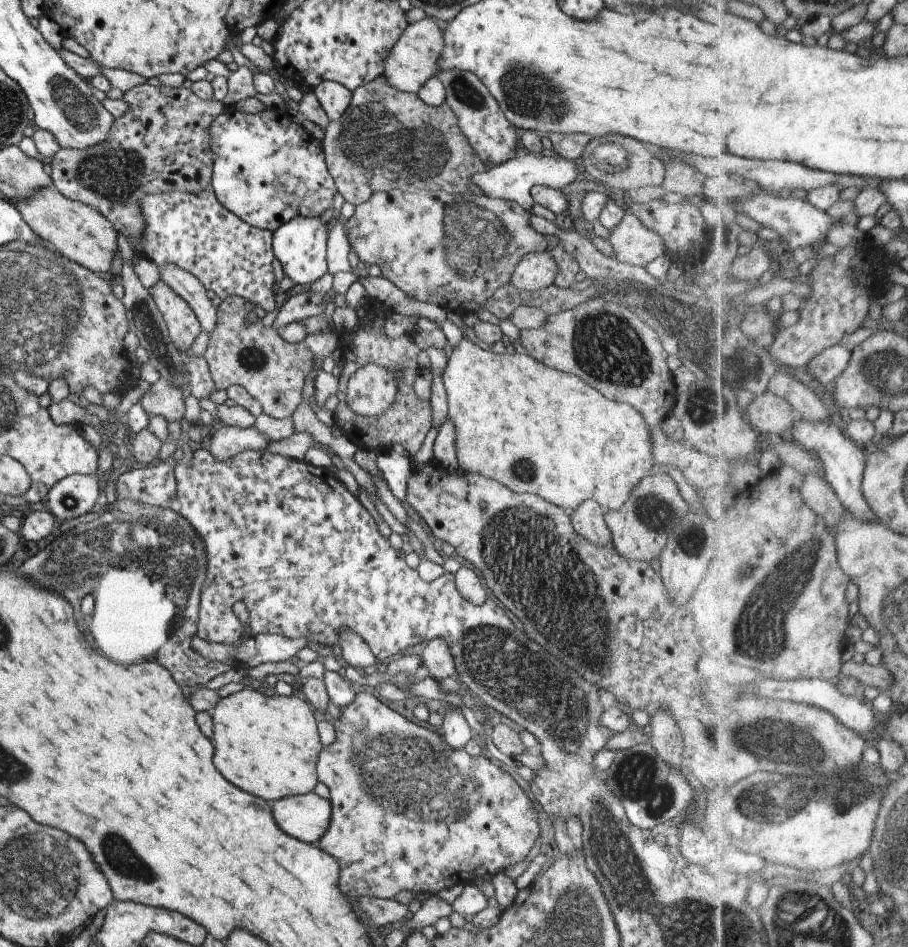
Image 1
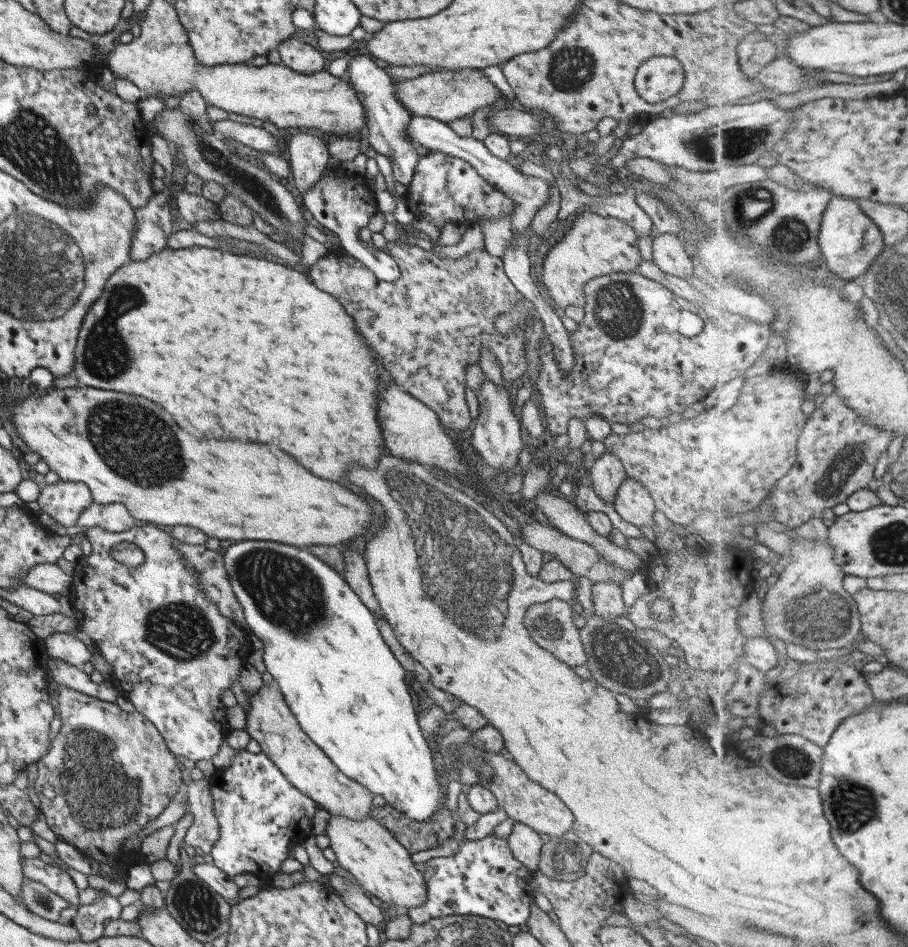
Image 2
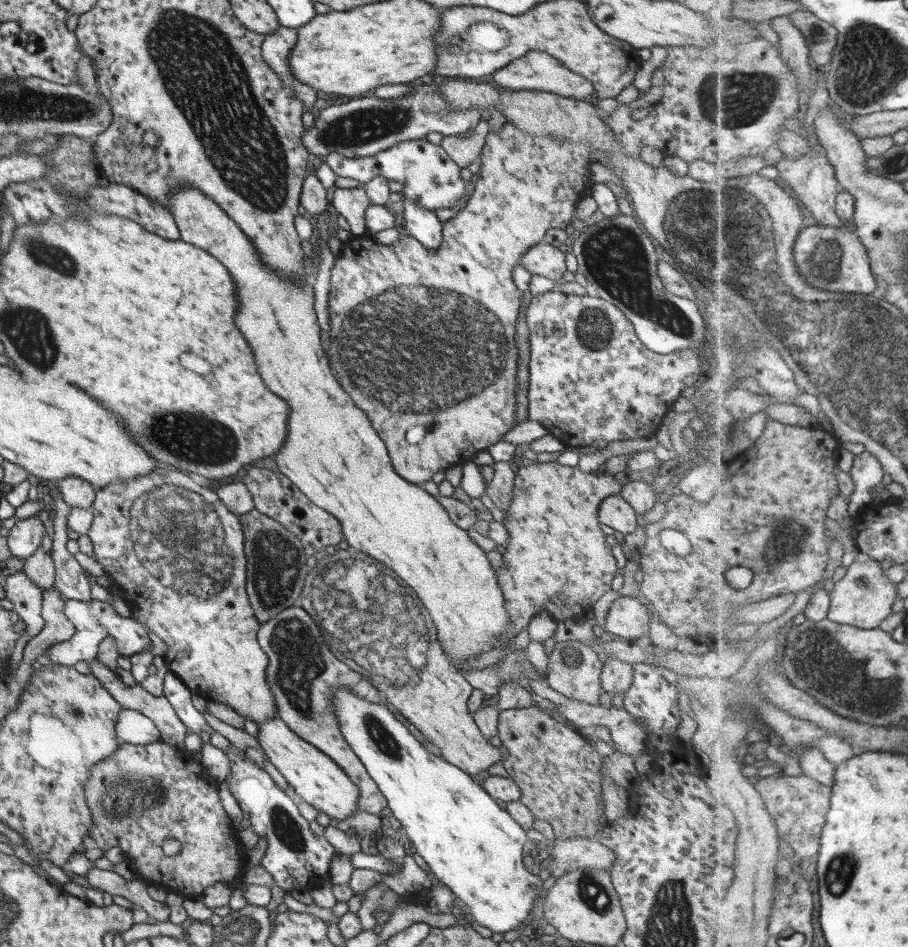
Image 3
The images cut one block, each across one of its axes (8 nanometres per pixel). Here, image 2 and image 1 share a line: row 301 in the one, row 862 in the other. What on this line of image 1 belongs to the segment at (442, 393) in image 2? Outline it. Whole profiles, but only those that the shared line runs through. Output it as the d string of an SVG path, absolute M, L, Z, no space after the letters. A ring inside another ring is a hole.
M358 688L353 701L340 709L341 716L338 722L332 722L335 730L335 741L323 747L316 760L316 781L323 783L329 789L330 820L327 831L317 842L317 848L321 848L328 856L338 863L337 886L339 891L349 898L367 897L379 899L391 899L396 892L410 892L411 894L429 895L455 885L470 885L476 878L486 879L501 873L508 866L523 862L529 850L538 839L539 830L537 825L537 814L533 809L529 798L524 794L522 788L515 780L493 766L489 759L479 755L470 757L463 748L458 750L449 749L441 740L439 733L431 732L417 724L413 724L381 704L375 696Z

